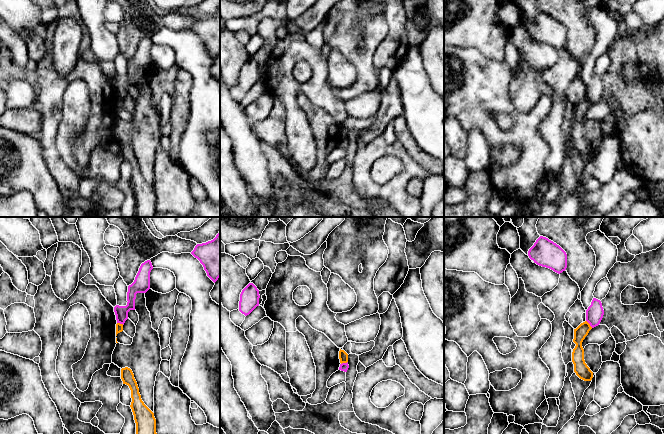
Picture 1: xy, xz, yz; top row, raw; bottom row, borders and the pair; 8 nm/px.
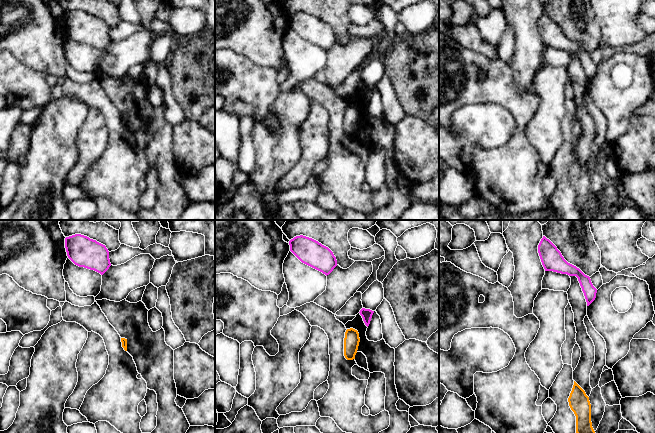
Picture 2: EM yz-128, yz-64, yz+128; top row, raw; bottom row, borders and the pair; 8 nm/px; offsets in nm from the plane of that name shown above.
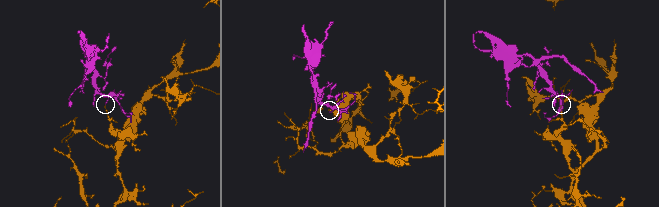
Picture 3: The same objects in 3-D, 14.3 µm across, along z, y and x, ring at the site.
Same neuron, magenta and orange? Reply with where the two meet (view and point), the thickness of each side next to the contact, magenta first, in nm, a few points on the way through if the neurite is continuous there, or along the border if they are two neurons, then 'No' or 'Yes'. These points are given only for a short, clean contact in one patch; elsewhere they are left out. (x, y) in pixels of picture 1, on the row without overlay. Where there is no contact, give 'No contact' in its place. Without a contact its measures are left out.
Touches magenta at yz (589, 99). Thickness 140 nm (magenta) against 100 nm. Boundary: yz (586, 96), (592, 103). No

